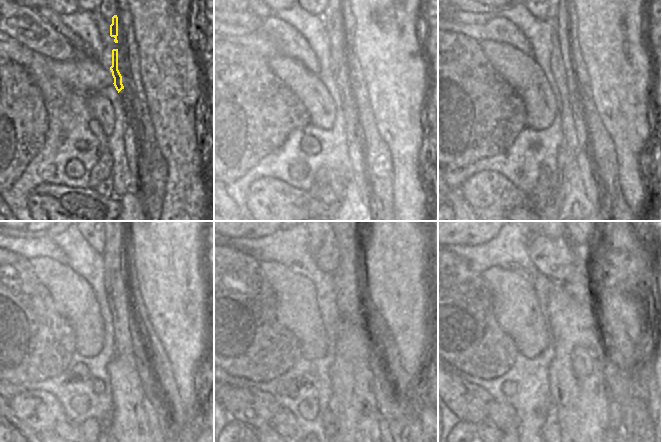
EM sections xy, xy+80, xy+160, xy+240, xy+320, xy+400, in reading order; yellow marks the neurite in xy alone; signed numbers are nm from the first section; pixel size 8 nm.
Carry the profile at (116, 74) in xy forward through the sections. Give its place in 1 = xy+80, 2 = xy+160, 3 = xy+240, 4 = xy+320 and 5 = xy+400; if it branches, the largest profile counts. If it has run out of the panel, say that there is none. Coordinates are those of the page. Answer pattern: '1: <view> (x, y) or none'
1: xy+80 (340, 73)
2: xy+160 (561, 64)
3: xy+240 (117, 282)
4: xy+320 (348, 276)
5: xy+400 (576, 286)

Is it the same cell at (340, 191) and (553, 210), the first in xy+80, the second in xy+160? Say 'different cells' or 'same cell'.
same cell

